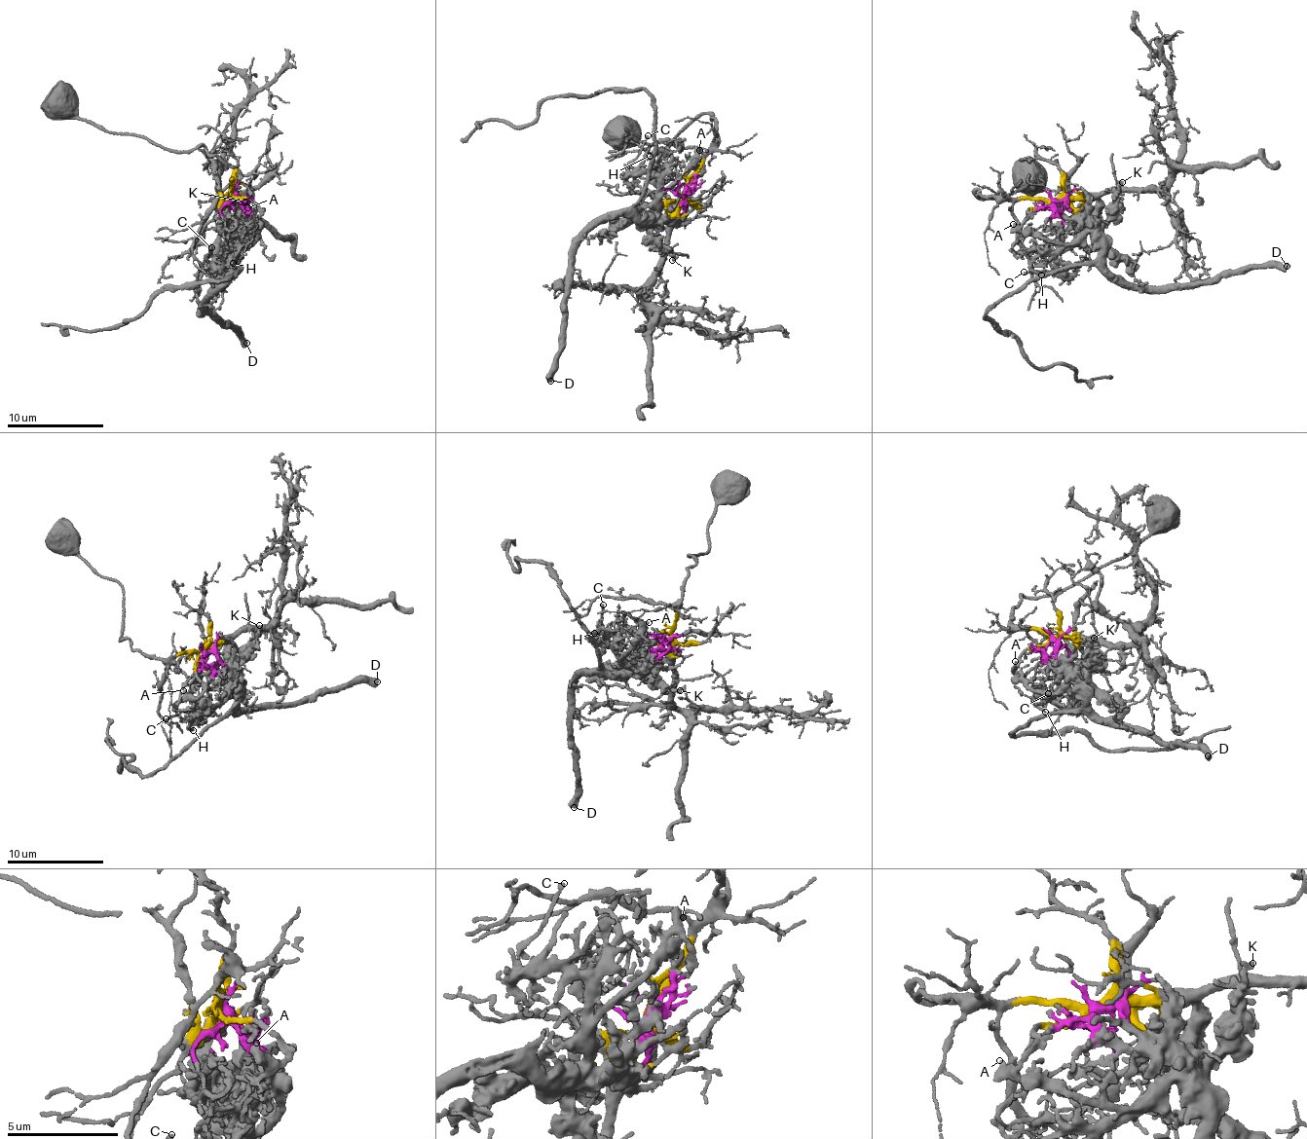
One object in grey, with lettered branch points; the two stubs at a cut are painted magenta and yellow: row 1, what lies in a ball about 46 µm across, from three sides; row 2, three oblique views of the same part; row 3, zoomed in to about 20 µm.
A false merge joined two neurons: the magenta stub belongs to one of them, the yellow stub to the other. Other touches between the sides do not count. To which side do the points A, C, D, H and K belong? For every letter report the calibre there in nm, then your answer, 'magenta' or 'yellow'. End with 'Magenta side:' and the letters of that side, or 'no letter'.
A: 440 nm | magenta
C: 150 nm | magenta
D: 550 nm | magenta
H: 200 nm | magenta
K: 260 nm | magenta
Magenta side: A, C, D, H, K

